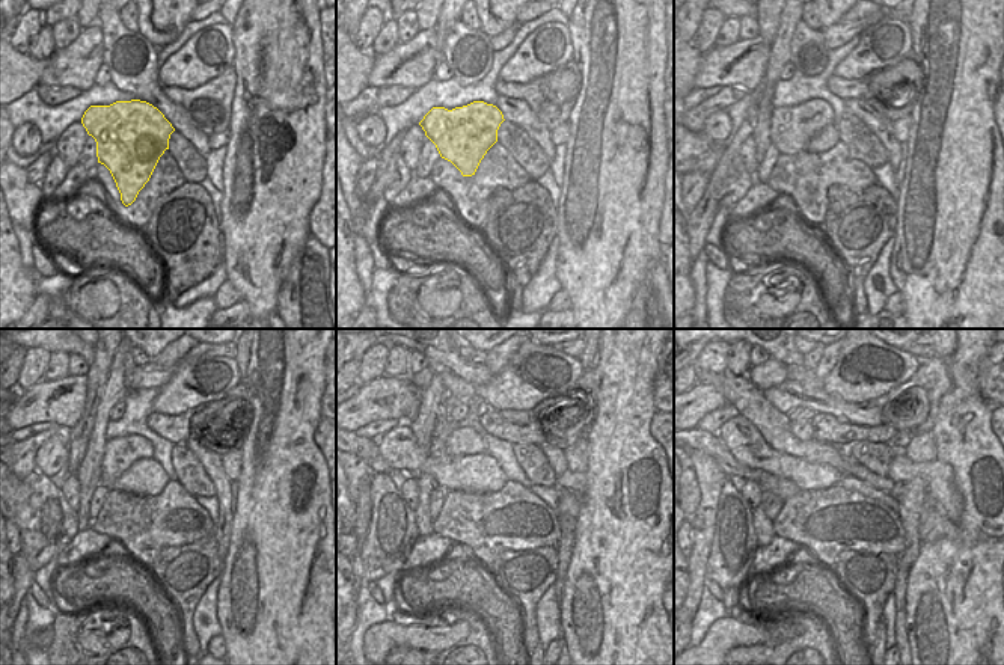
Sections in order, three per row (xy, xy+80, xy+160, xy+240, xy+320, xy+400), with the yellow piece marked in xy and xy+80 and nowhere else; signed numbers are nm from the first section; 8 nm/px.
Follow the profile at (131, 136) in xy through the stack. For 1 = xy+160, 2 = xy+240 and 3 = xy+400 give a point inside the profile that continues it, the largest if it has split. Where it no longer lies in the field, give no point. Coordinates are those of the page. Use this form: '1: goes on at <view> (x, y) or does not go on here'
1: goes on at xy+160 (792, 128)
2: goes on at xy+240 (119, 453)
3: goes on at xy+400 (802, 430)

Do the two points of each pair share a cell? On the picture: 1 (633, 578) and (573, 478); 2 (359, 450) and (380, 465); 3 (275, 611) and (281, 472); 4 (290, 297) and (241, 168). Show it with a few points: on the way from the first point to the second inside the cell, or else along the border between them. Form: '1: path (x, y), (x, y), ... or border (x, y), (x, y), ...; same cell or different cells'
1: border (585, 472), (585, 490), (581, 496); different cells
2: path (364, 450), (376, 462); same cell
3: path (279, 576), (281, 507); same cell
4: border (302, 251), (279, 290), (276, 312); different cells

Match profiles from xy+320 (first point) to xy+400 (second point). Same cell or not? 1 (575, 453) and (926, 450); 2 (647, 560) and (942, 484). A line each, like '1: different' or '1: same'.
1: same
2: different

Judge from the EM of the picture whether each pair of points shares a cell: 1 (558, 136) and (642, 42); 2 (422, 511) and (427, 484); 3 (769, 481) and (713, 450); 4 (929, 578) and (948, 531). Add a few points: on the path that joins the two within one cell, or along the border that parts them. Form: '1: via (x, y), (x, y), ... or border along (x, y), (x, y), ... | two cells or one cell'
1: border along (569, 122), (566, 144) | two cells
2: via (424, 505), (424, 490) | one cell
3: via (756, 474), (740, 471), (727, 462) | one cell
4: border along (961, 528), (961, 534), (956, 539), (921, 542) | two cells

